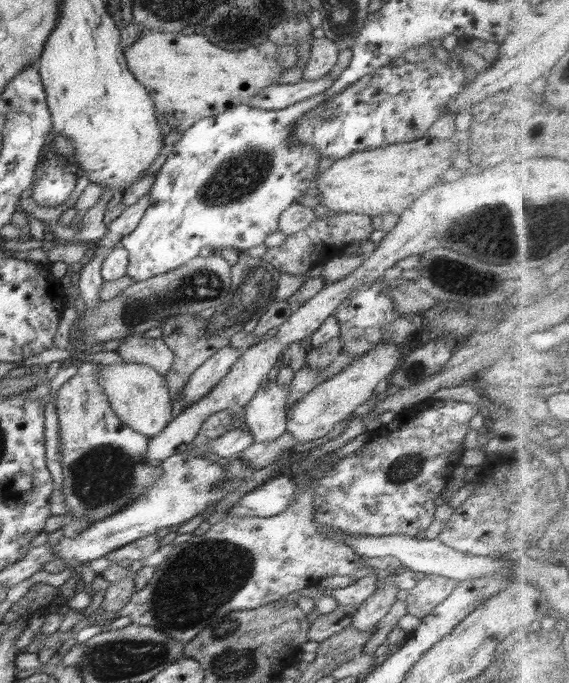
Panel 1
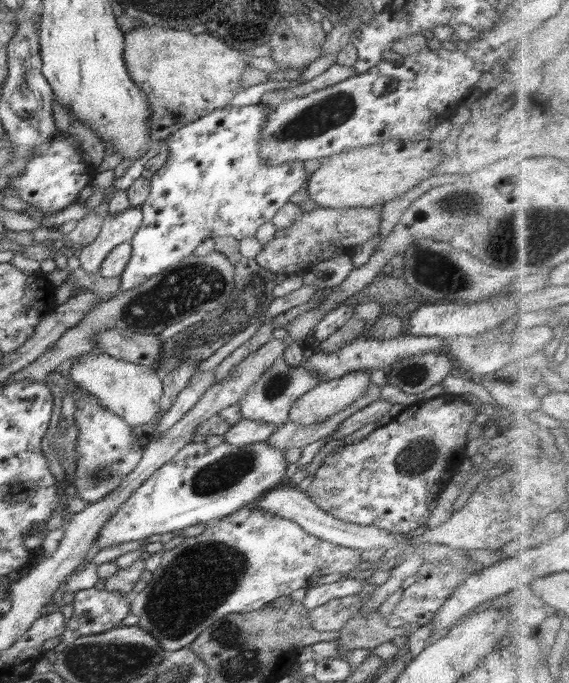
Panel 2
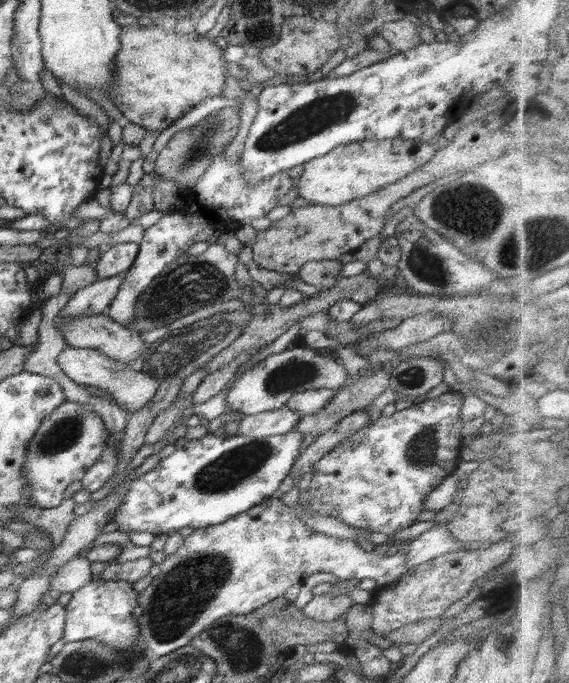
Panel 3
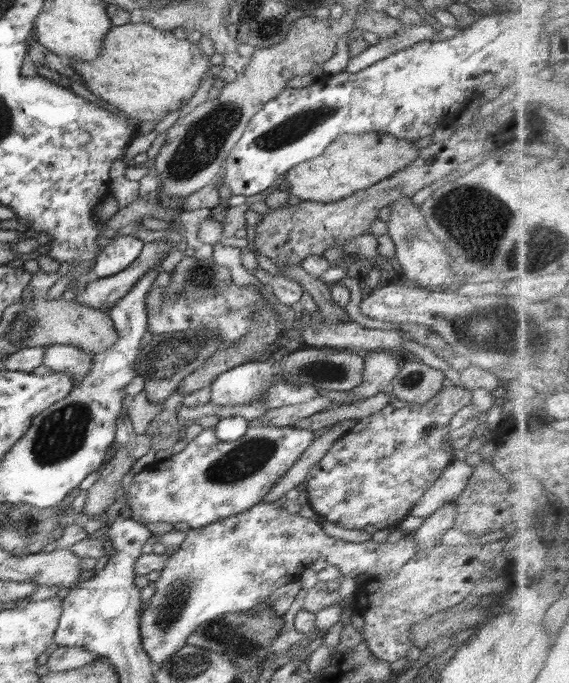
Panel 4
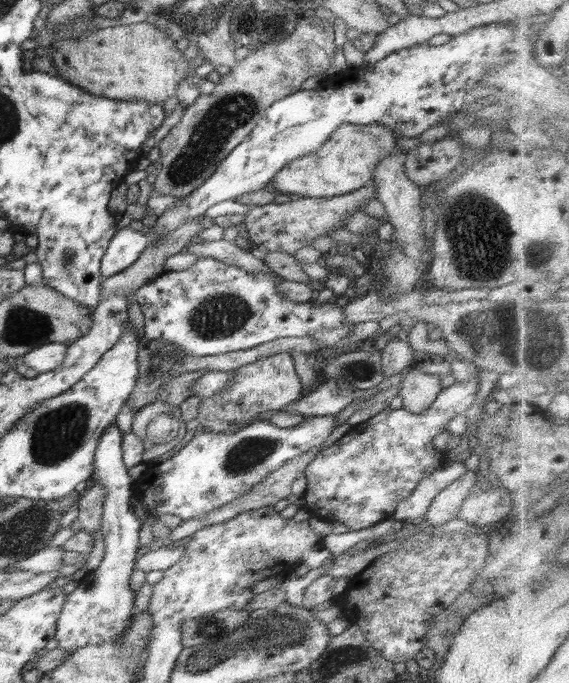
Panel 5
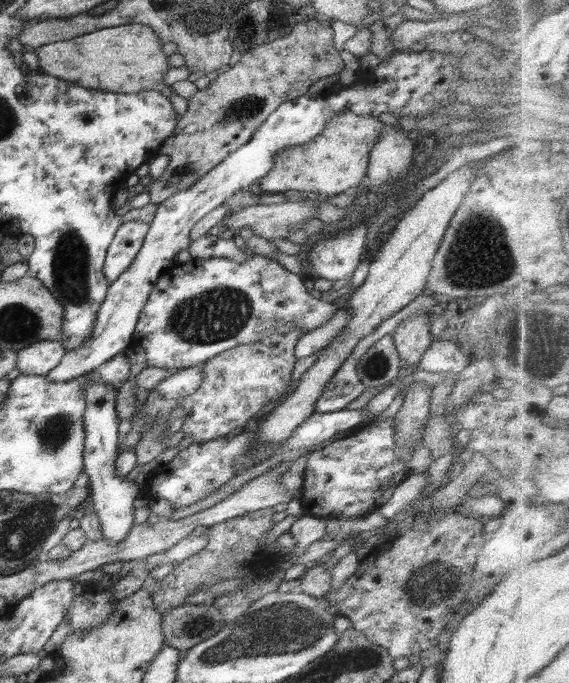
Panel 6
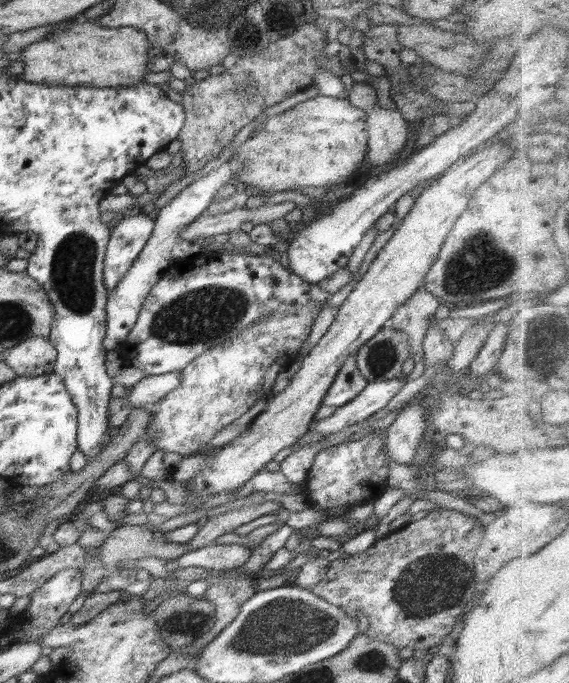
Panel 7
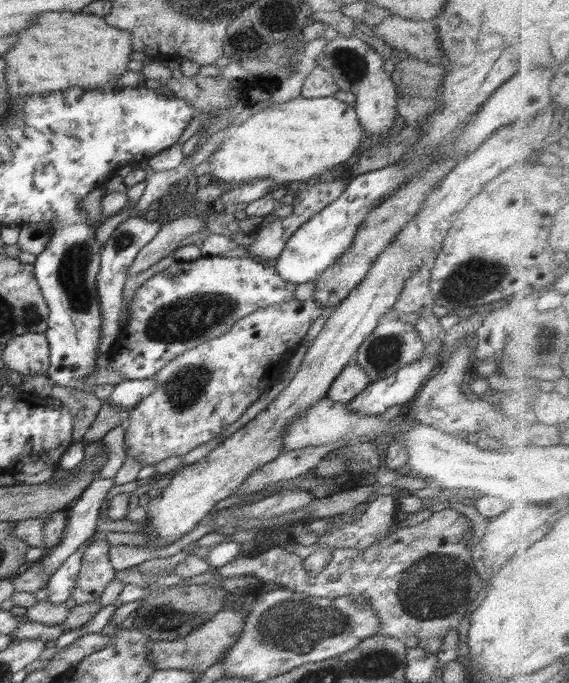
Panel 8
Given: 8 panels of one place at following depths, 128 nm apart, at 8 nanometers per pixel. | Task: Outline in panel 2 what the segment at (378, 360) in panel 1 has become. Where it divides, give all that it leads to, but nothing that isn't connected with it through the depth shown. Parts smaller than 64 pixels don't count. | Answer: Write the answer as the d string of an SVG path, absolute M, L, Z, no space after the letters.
M369 369L358 370L345 374L340 378L318 383L314 388L311 388L306 394L300 395L294 401L294 404L290 407L289 420L300 423L300 425L310 425L332 417L333 414L356 401L368 389L368 385L371 383L371 373L372 370Z

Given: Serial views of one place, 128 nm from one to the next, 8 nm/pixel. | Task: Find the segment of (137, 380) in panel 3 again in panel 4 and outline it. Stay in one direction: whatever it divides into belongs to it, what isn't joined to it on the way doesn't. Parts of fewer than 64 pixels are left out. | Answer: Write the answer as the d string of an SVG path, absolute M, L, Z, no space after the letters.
M52 345L44 351L44 366L59 373L70 373L77 380L88 375L92 367L92 353L75 346Z

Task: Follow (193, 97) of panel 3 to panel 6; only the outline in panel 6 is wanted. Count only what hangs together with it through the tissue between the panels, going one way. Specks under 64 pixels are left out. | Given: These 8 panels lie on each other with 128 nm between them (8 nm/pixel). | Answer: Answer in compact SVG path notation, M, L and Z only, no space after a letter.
M140 24L119 25L96 30L64 42L52 42L34 50L38 56L39 74L49 75L62 81L76 83L90 90L109 91L118 94L135 94L144 90L161 90L162 78L170 69L168 58L162 52L164 42L153 29Z

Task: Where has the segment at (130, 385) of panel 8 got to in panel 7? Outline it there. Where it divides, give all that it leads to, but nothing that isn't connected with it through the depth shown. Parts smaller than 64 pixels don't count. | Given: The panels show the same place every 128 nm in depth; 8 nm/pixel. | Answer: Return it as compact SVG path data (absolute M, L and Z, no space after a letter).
M178 372L168 374L148 375L142 381L131 386L130 394L126 395L132 408L146 408L151 410L153 405L162 400L182 383Z

